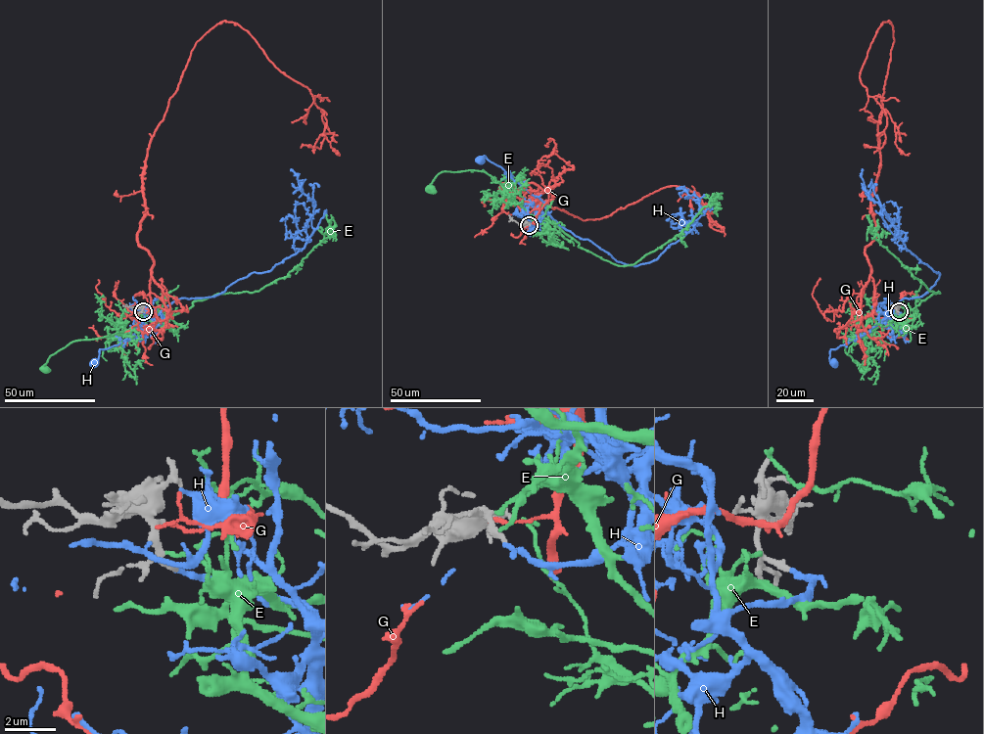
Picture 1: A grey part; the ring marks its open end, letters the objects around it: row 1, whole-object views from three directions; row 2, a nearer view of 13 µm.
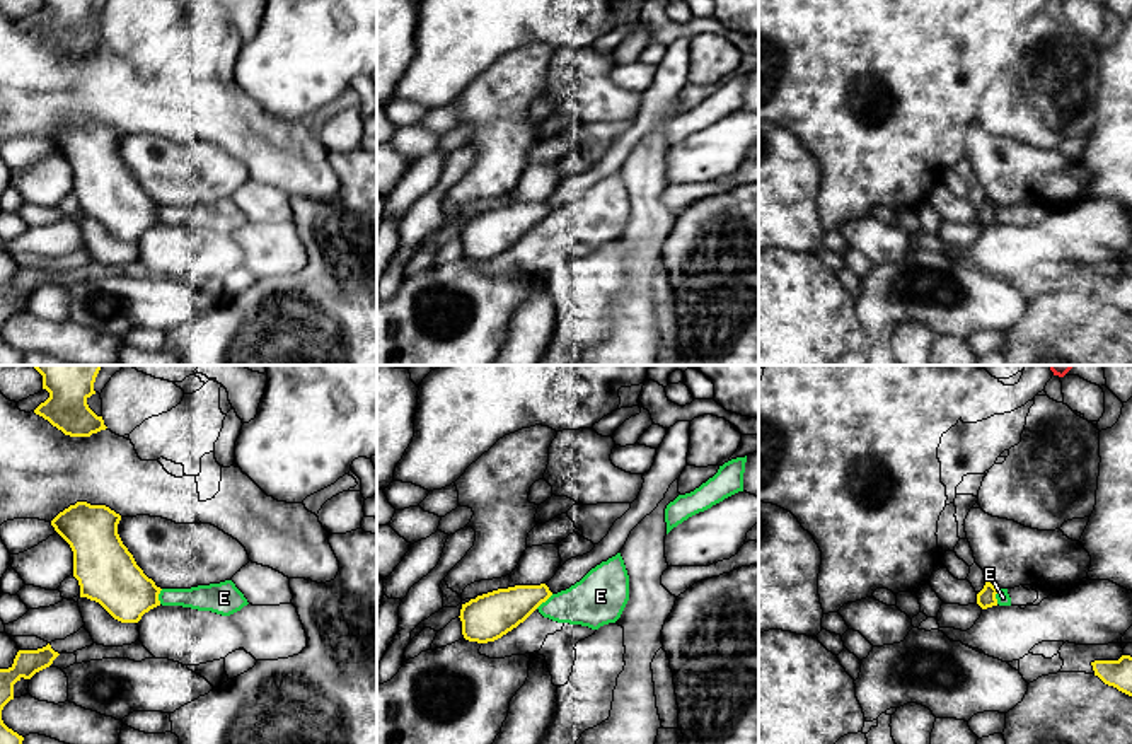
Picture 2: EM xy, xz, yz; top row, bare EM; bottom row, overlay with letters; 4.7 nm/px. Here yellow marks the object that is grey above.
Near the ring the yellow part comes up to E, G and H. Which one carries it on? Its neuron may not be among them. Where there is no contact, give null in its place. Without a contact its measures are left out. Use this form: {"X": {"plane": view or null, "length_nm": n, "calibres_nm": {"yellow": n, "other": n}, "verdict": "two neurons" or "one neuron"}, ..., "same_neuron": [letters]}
{"E": {"plane": "xz", "length_nm": 110, "calibres_nm": {"yellow": 220, "other": 240}, "verdict": "two neurons"}, "G": {"plane": null, "verdict": "two neurons"}, "H": {"plane": null, "verdict": "one neuron"}, "same_neuron": ["H"]}

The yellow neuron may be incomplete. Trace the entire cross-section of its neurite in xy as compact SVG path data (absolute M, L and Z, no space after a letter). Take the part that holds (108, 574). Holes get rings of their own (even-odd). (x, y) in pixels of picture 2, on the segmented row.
M77 502L60 512L51 526L73 551L73 577L80 585L80 597L99 602L114 619L138 623L145 613L160 606L160 587L136 565L133 555L118 534L121 515L106 505Z

